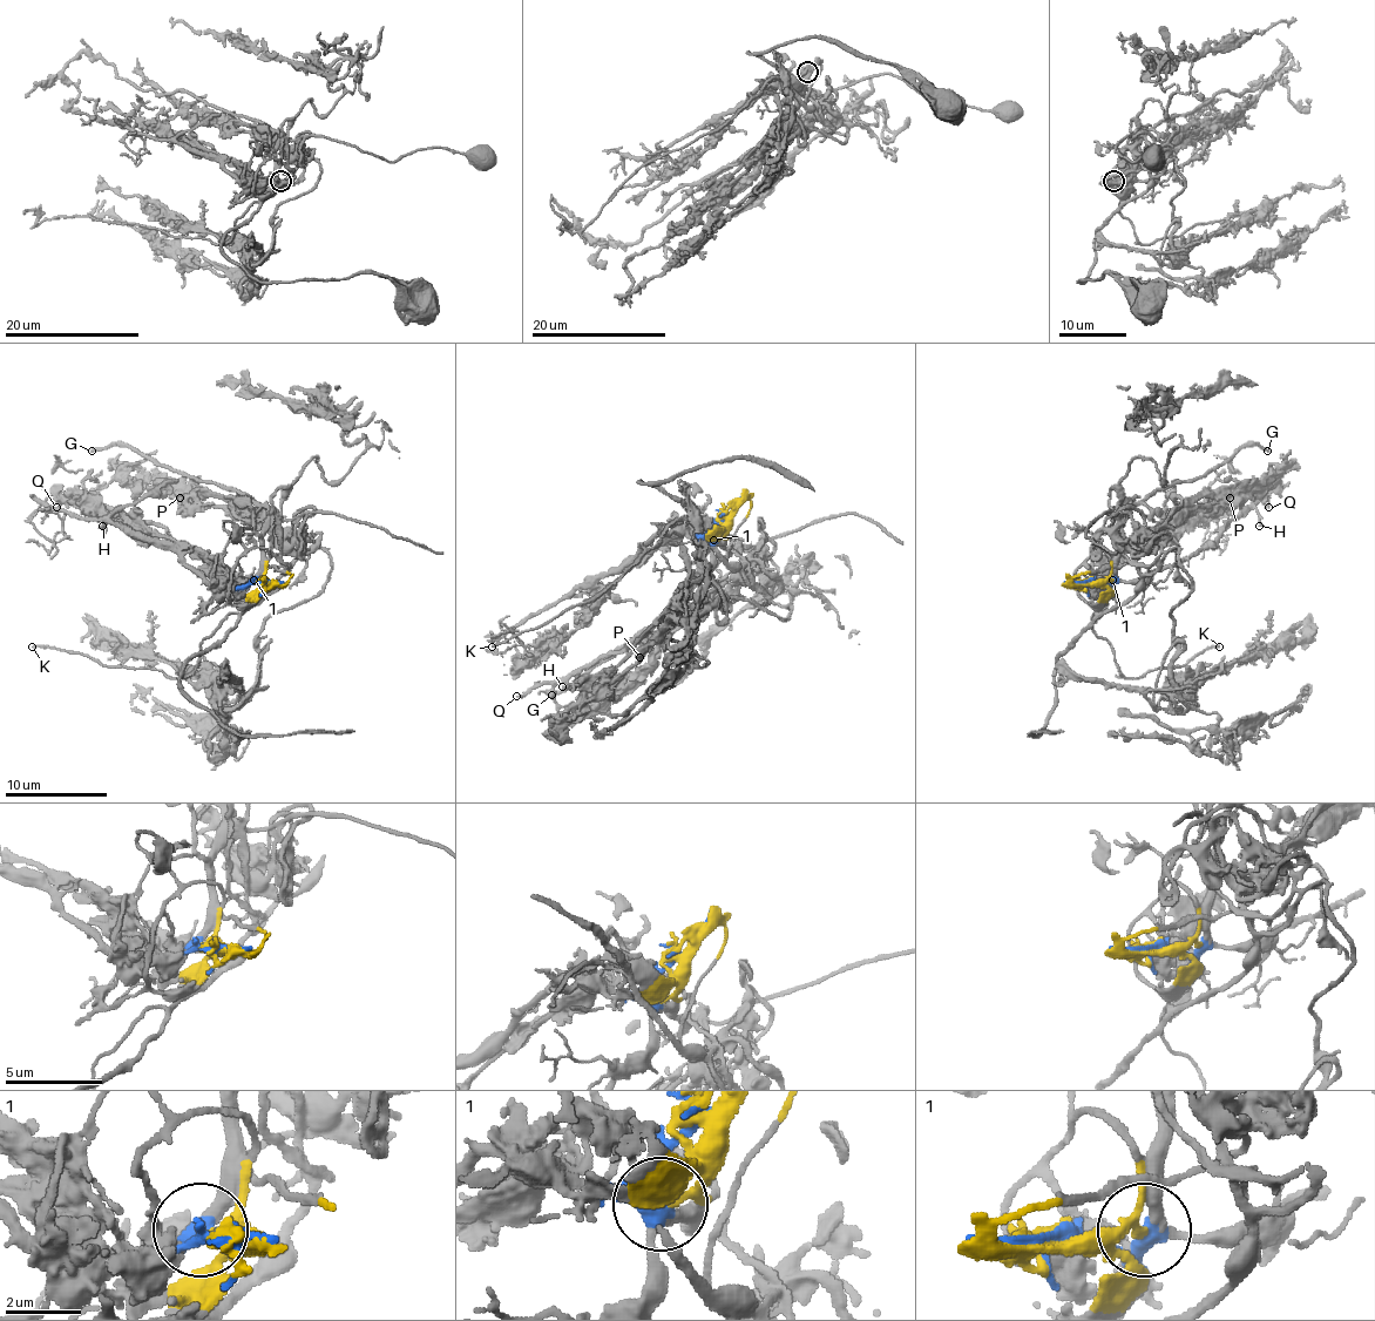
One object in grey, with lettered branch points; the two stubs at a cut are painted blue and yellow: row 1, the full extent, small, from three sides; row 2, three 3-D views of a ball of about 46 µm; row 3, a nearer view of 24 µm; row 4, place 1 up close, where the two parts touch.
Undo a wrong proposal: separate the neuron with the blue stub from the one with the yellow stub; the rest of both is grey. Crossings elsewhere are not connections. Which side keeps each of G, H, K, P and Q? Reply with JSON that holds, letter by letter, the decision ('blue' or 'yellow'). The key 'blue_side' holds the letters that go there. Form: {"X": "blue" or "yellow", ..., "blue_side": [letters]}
{"G": "blue", "H": "blue", "K": "yellow", "P": "yellow", "Q": "blue", "blue_side": ["G", "H", "Q"]}

